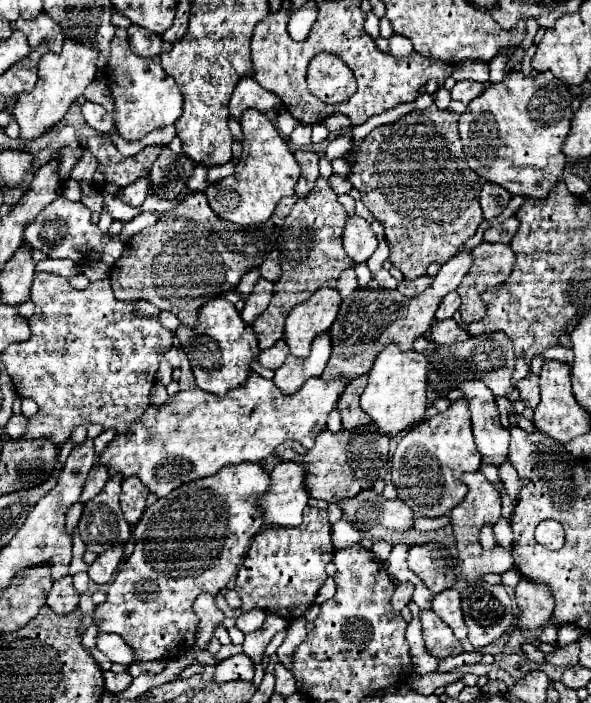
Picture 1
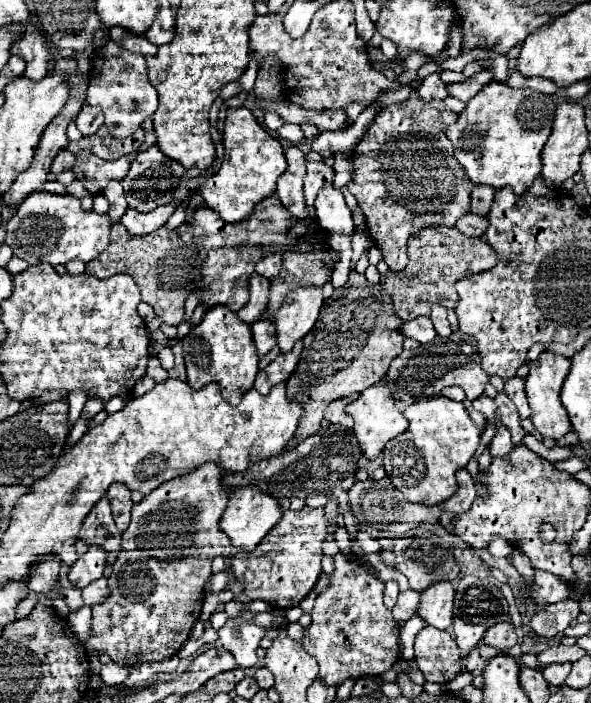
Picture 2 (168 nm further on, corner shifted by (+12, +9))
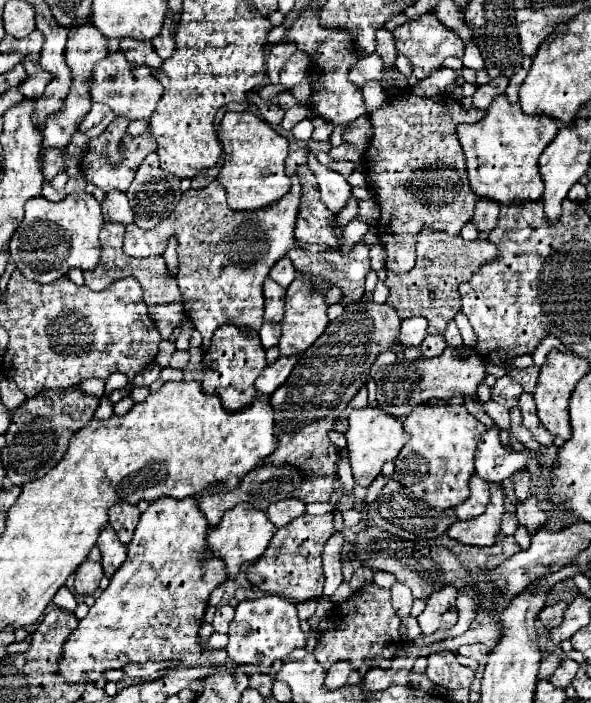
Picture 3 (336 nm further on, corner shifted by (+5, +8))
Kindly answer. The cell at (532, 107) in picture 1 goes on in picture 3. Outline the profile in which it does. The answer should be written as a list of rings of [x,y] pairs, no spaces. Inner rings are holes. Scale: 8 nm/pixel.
[[[507,96],[495,98],[481,122],[459,124],[457,128],[457,136],[467,160],[471,190],[479,198],[505,206],[541,200],[543,180],[539,180],[537,160],[557,132],[559,126],[549,116],[527,116],[519,104],[509,104]]]

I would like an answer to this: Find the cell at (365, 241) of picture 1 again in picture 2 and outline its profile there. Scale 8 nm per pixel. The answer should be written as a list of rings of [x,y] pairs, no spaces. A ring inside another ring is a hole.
[[[328,183],[316,197],[316,219],[320,225],[330,233],[340,235],[352,235],[356,231],[356,225],[352,221],[352,213],[340,193],[340,189],[334,189],[332,183]]]

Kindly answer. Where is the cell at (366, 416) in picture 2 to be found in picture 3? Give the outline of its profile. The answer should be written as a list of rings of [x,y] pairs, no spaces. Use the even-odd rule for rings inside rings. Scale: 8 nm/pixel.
[[[359,408],[349,414],[349,430],[345,432],[347,438],[347,450],[349,450],[349,462],[355,476],[355,482],[359,486],[369,488],[371,482],[381,474],[381,468],[387,460],[393,460],[399,450],[403,448],[407,440],[407,432],[403,432],[403,424],[385,414],[381,408]]]

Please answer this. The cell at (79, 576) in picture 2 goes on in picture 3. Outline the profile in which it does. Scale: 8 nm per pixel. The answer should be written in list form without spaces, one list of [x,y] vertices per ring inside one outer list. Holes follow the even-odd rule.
[[[83,562],[75,572],[75,592],[77,594],[93,594],[99,588],[103,578],[103,568],[99,562]]]

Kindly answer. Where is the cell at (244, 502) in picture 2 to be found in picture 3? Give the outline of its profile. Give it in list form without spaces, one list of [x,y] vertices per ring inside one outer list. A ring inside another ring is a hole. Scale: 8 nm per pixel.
[[[237,504],[235,508],[231,508],[223,516],[219,528],[213,528],[209,532],[209,536],[207,536],[207,540],[209,540],[207,542],[207,558],[217,556],[219,560],[223,560],[223,566],[227,568],[227,580],[235,580],[245,562],[255,562],[257,558],[263,556],[275,530],[277,530],[275,524],[269,522],[269,518],[265,516],[263,510],[257,510],[249,504]]]

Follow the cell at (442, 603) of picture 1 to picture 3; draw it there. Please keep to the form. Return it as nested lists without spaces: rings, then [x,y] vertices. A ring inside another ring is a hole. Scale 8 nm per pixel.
[[[453,586],[441,588],[427,598],[425,610],[417,616],[423,634],[433,634],[437,630],[447,630],[457,624],[457,590]]]

